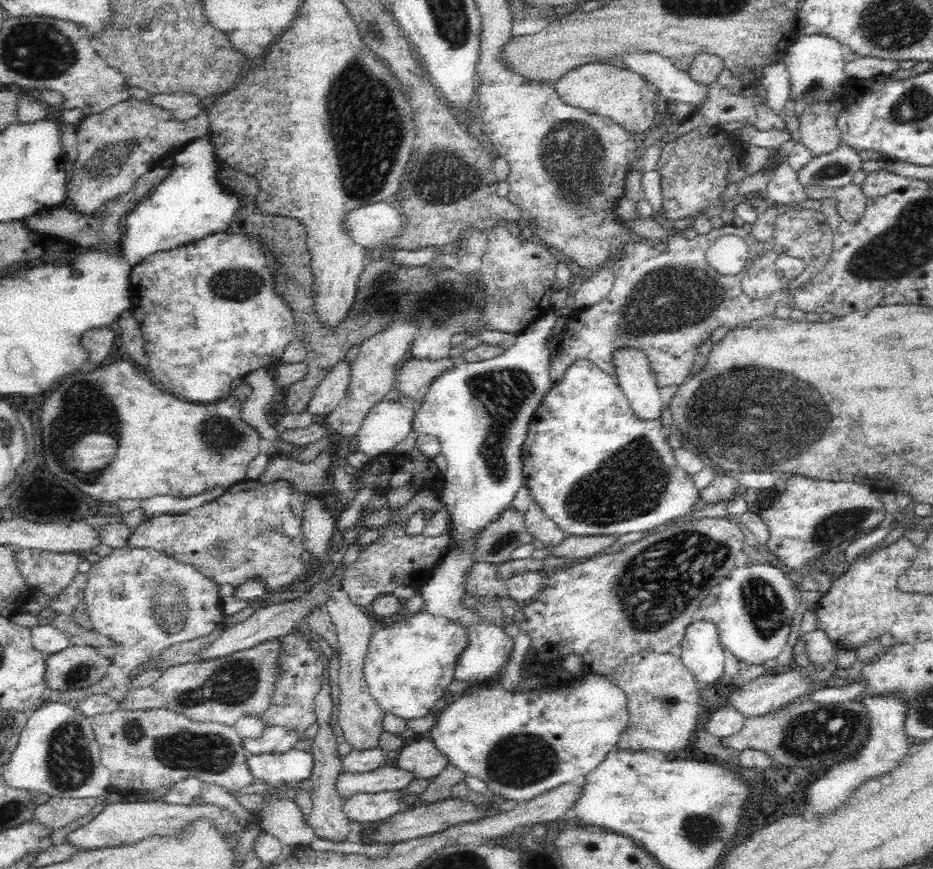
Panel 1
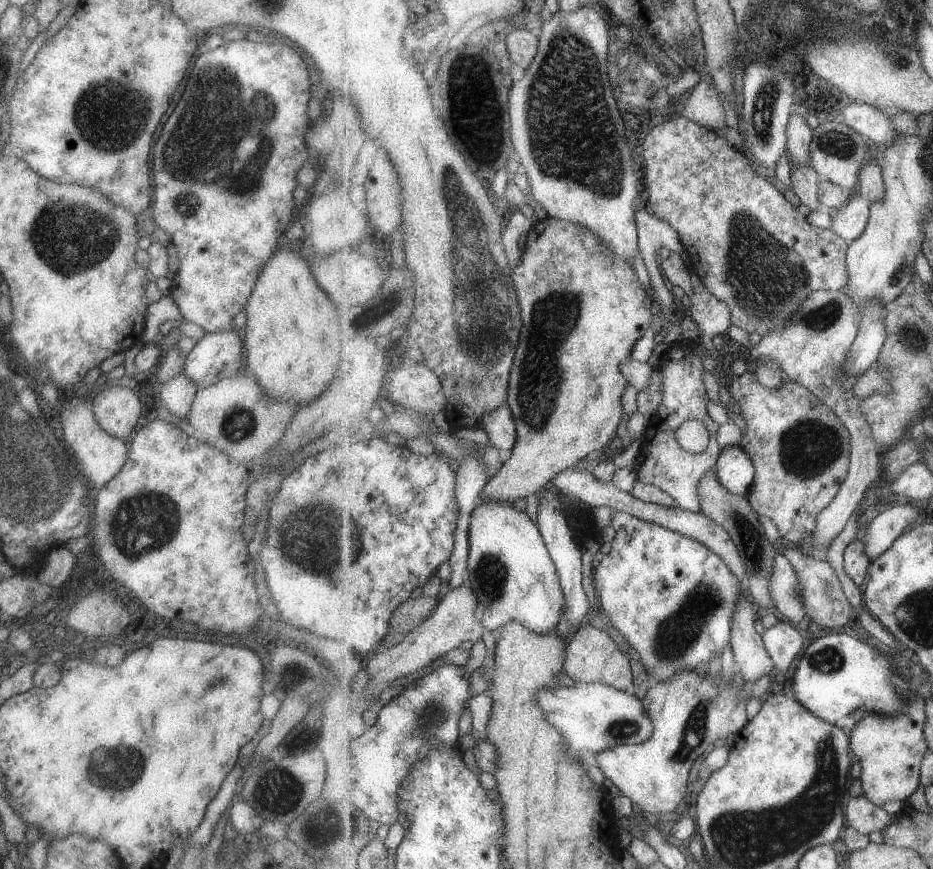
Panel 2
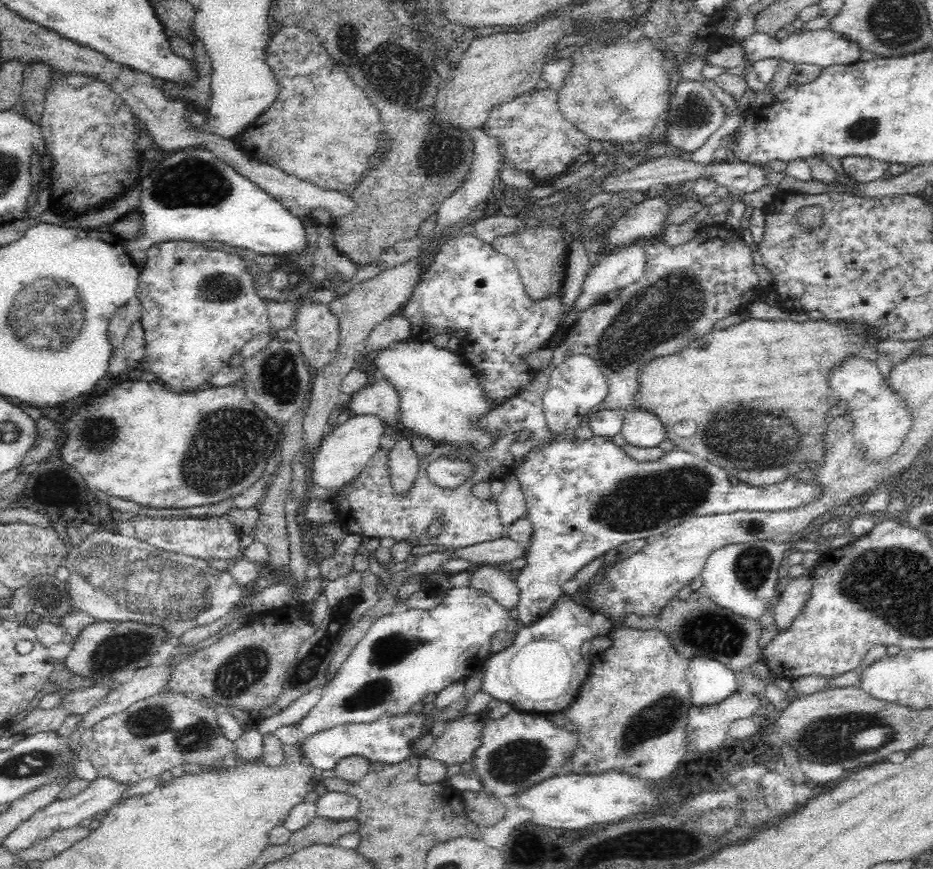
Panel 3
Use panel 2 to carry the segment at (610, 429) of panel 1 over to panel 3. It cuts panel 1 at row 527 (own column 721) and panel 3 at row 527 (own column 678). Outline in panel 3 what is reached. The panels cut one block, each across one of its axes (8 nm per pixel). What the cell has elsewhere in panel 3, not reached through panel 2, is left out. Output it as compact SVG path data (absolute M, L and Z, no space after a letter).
M588 355L571 356L557 366L551 372L548 390L543 396L543 413L549 430L558 435L558 440L540 452L530 452L528 460L514 470L527 504L525 515L533 528L523 554L526 564L518 569L516 580L513 580L519 590L516 605L518 621L523 626L532 625L548 615L548 611L562 594L562 585L572 580L584 566L624 543L663 534L693 516L786 510L811 501L819 493L819 488L815 488L810 482L794 478L767 487L752 486L742 481L730 484L727 475L729 470L678 448L656 460L636 462L630 460L629 456L606 437L592 435L590 440L584 441L571 438L571 432L578 428L583 413L599 404L608 391L607 378L600 371L597 362Z

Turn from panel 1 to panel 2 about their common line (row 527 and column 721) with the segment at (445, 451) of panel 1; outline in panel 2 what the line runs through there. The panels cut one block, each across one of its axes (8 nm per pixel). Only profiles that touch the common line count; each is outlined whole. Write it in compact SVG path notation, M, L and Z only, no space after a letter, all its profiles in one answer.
M729 445L724 447L715 470L719 482L731 494L749 497L756 479L756 465L752 456L749 456L749 453L742 446Z

